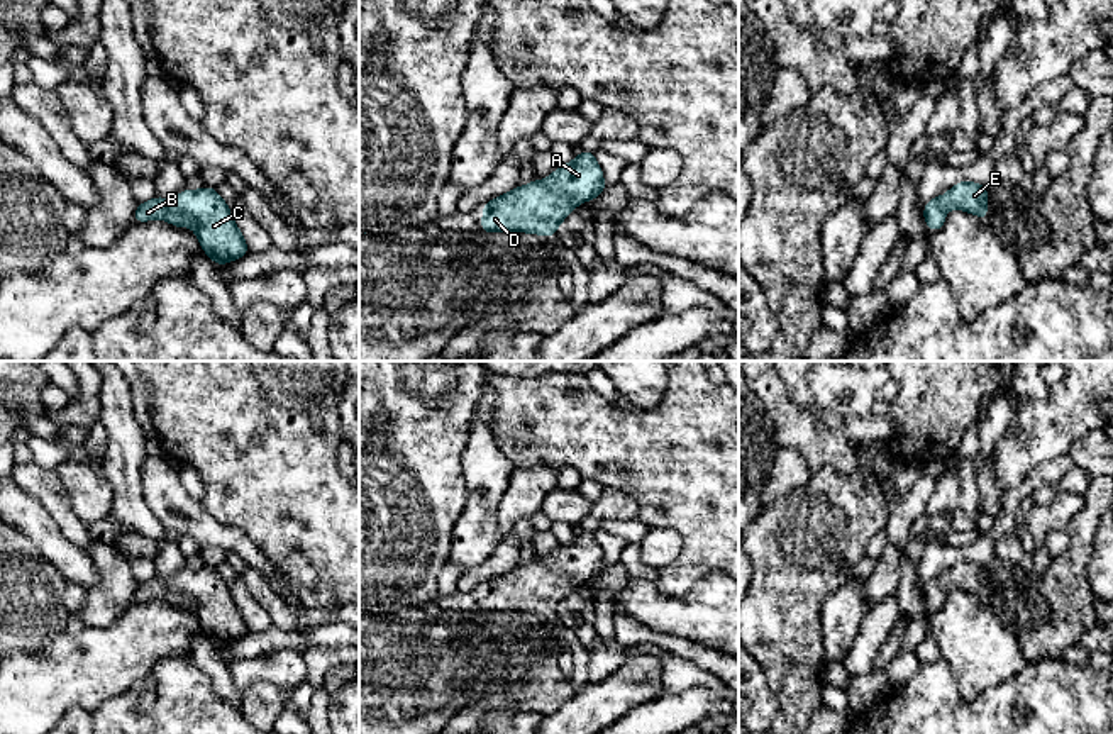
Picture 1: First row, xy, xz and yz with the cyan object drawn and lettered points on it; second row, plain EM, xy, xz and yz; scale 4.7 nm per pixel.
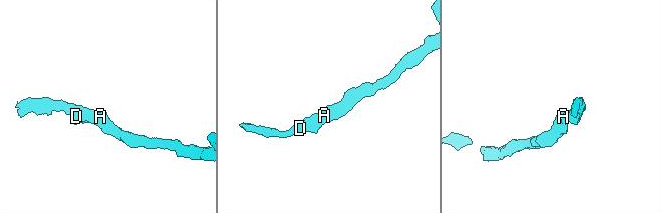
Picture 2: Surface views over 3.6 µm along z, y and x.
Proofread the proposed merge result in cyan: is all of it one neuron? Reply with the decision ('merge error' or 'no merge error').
no merge error

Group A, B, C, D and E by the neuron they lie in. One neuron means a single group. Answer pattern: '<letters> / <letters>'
A B C D E

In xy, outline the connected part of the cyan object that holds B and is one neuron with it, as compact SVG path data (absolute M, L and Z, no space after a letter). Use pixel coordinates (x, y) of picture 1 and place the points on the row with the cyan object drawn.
M212 186L198 192L185 188L174 200L154 197L139 203L132 222L147 222L163 217L176 227L195 229L200 246L215 264L227 264L251 253L235 225L229 205Z

